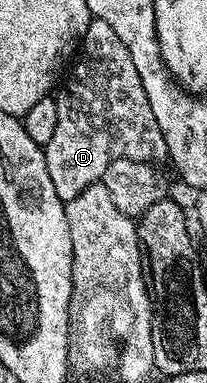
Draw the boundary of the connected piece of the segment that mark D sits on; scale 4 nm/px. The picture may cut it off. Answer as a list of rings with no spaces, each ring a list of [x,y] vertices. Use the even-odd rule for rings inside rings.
[[[93,19],[90,22],[79,48],[79,58],[72,67],[73,76],[69,79],[69,91],[56,96],[59,122],[55,125],[55,137],[51,137],[49,144],[43,148],[47,171],[51,173],[55,191],[64,203],[79,197],[93,183],[102,182],[107,173],[107,165],[111,165],[116,159],[153,163],[161,161],[157,159],[166,158],[163,133],[155,122],[155,113],[151,113],[151,101],[147,101],[147,93],[143,91],[143,81],[139,81],[139,72],[131,61],[131,53],[127,53],[127,45],[119,41],[115,29],[111,29],[107,21]]]

